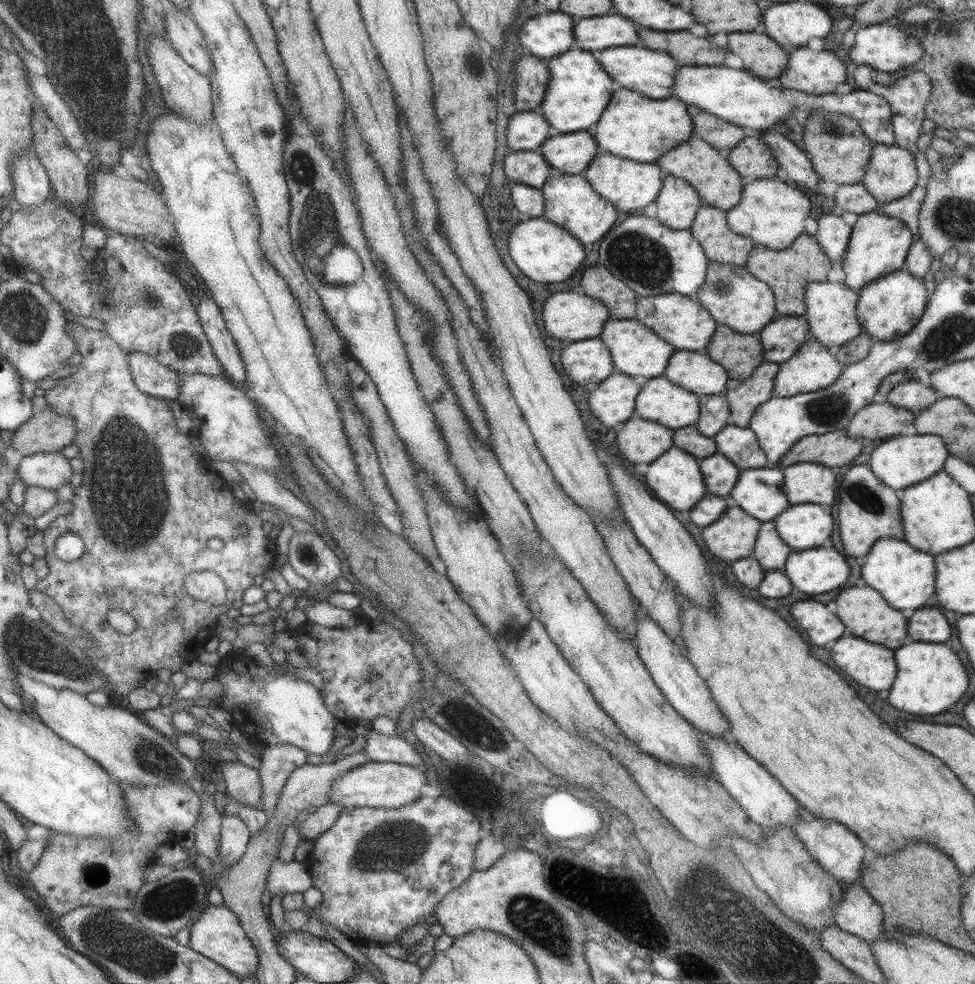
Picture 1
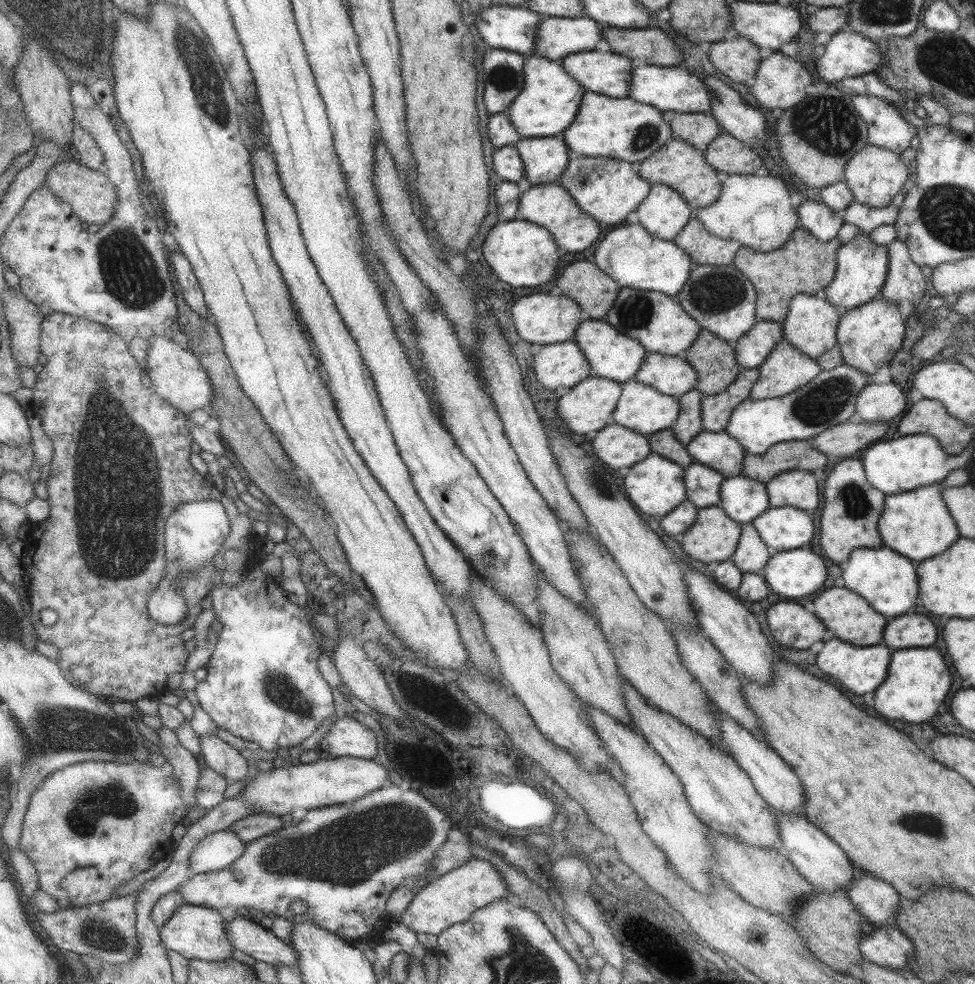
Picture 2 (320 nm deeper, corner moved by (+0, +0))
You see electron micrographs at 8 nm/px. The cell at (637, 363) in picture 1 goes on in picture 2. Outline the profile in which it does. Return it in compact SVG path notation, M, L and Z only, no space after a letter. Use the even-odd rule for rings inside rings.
M585 317L577 325L572 340L588 362L591 376L594 374L617 383L624 383L626 380L633 379L633 375L639 370L643 356L646 355L646 350L637 340L629 338L621 332L616 332L615 328L603 319Z

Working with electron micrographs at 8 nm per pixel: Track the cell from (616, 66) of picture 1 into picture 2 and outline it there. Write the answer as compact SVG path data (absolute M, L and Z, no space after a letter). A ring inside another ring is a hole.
M593 49L571 53L560 59L560 63L562 69L589 92L611 98L623 98L627 94L633 68L626 56Z

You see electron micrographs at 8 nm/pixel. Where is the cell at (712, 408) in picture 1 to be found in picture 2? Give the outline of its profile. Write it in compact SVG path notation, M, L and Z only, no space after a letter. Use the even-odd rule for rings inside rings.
M693 388L677 398L679 412L675 423L670 426L670 431L683 445L686 445L697 433L701 432L700 404L703 396Z

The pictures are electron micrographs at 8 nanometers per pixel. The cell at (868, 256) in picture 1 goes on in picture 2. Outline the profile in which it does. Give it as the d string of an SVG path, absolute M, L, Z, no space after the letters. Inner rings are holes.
M861 233L843 243L836 252L834 278L821 292L823 298L832 304L840 317L846 310L857 308L879 296L887 278L888 256L885 246L877 246L867 235Z

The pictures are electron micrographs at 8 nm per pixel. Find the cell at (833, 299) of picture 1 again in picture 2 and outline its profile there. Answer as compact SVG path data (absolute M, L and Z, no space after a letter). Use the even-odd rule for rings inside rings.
M799 292L791 297L785 318L781 320L783 340L805 356L816 359L836 345L836 326L840 316L821 294L809 295Z

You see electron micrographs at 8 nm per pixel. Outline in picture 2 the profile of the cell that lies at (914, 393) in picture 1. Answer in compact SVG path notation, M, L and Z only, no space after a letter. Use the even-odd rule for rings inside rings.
M891 381L886 384L870 383L856 394L855 420L865 423L888 422L905 408L905 396L901 388Z

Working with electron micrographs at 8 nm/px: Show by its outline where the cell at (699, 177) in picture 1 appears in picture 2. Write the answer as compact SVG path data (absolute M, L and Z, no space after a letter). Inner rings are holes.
M680 139L667 141L656 152L645 158L639 164L637 175L649 185L663 184L678 192L692 210L705 208L709 204L714 204L720 193L720 184L715 171L707 162L701 151L691 147Z

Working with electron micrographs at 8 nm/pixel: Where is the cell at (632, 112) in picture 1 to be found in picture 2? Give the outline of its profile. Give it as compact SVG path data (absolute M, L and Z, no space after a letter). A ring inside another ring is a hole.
M589 91L583 93L571 124L560 136L570 153L583 157L608 157L627 163L648 158L673 138L670 126L654 106L635 102L627 96L611 98Z

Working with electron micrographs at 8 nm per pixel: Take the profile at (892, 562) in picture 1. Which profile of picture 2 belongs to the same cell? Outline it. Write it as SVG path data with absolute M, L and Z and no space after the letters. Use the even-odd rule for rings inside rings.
M854 548L848 560L841 565L843 580L839 582L847 590L865 598L875 612L885 616L899 616L909 606L913 606L917 598L917 576L915 576L917 561L909 560L893 552L890 548ZM845 582L845 584L843 584Z

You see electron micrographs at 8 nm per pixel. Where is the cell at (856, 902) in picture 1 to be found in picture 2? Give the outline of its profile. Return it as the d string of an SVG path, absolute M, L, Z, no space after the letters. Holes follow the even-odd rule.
M895 925L875 926L859 941L859 950L869 962L888 968L907 968L907 960L914 954L914 943Z

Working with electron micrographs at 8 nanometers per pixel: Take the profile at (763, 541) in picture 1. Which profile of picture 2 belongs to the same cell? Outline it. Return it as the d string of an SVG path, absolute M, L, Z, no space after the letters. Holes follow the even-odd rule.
M743 523L740 535L728 560L731 561L742 573L760 573L772 550L763 544L757 531L751 523Z

